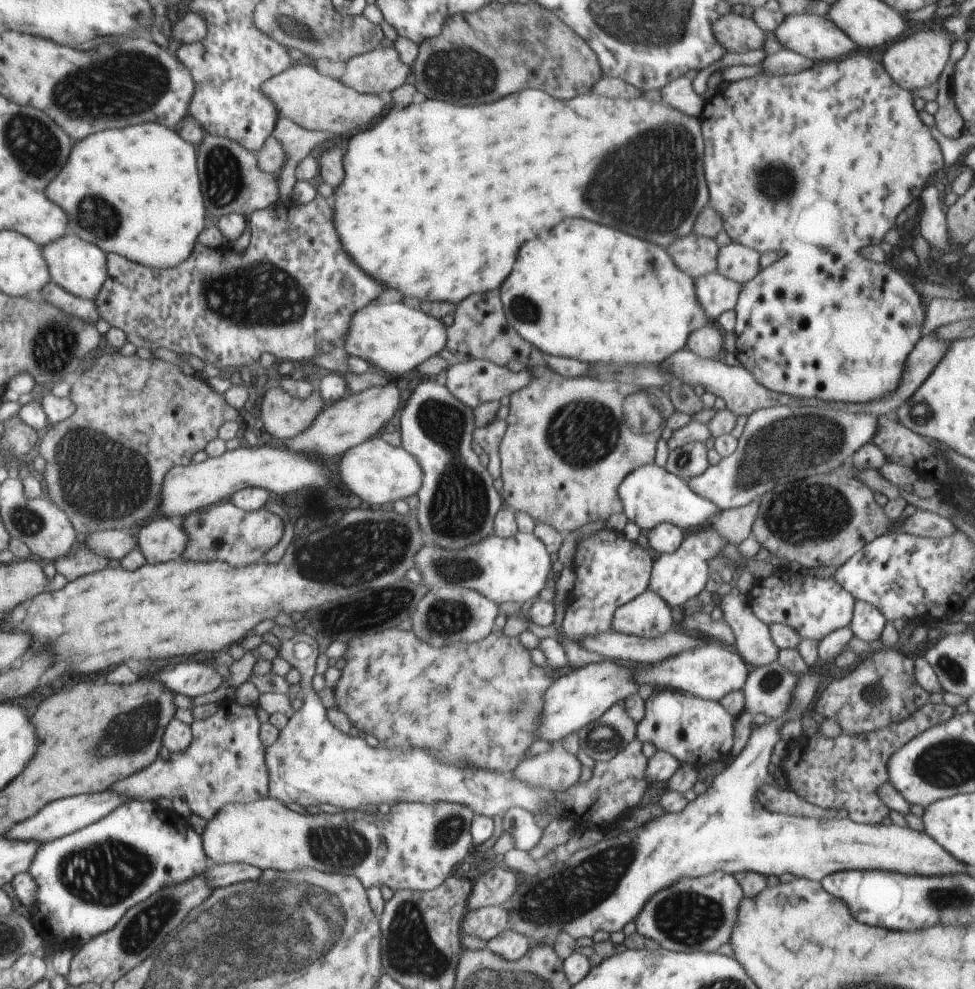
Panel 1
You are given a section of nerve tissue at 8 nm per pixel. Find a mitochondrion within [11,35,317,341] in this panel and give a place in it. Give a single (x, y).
(125, 86)

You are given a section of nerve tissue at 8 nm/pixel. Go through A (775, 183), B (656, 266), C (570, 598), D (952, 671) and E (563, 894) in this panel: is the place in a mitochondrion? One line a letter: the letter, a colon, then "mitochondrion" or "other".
A: mitochondrion
B: mitochondrion
C: other
D: mitochondrion
E: mitochondrion

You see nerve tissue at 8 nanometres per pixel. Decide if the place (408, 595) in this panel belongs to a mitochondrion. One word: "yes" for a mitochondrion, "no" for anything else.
yes

